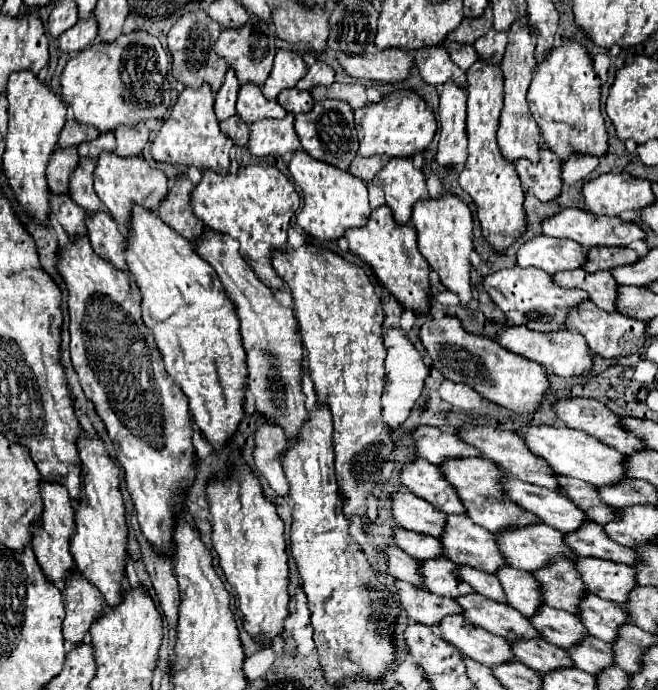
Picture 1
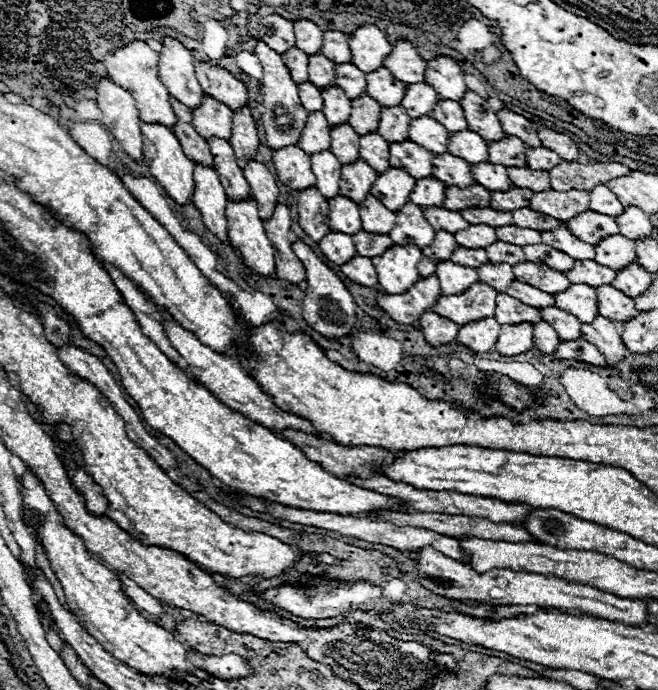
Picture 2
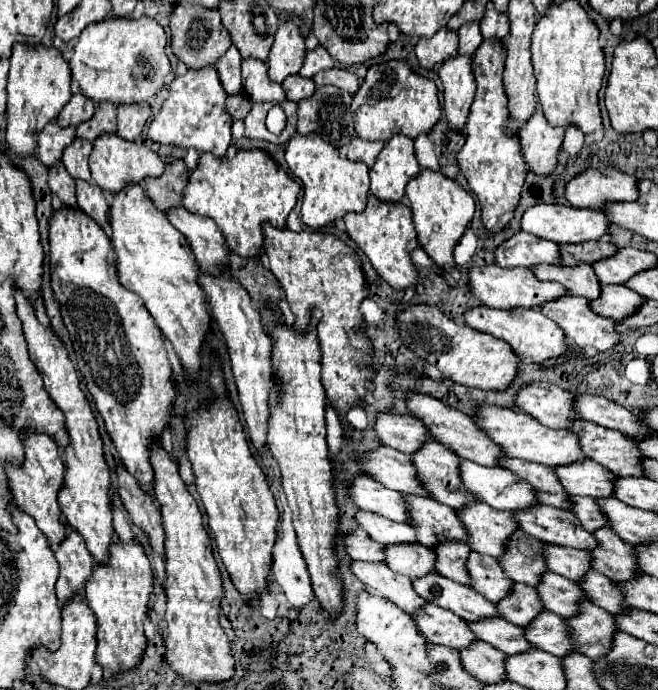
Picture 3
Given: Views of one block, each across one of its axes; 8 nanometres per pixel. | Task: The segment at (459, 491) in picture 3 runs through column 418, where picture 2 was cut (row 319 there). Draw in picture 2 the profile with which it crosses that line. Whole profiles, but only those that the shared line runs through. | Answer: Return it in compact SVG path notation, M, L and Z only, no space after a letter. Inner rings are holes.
M474 284L468 292L460 296L440 296L434 312L452 320L454 324L462 326L480 318L494 316L496 310L496 292L488 288L488 284Z

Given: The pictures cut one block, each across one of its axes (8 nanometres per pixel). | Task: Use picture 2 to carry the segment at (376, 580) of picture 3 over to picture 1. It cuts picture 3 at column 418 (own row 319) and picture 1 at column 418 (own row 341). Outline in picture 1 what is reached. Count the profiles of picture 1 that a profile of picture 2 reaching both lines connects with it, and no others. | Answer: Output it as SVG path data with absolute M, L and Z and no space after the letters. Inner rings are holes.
M396 580L400 604L408 612L408 616L420 624L436 626L440 620L448 614L460 614L462 608L456 604L456 600L434 596L426 588L414 588L414 584L406 584L402 580Z

